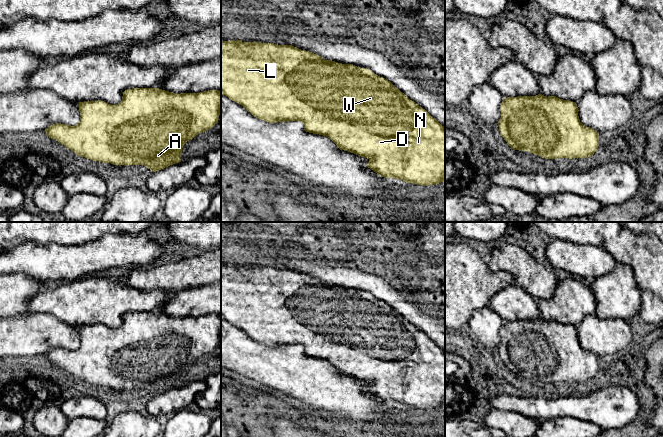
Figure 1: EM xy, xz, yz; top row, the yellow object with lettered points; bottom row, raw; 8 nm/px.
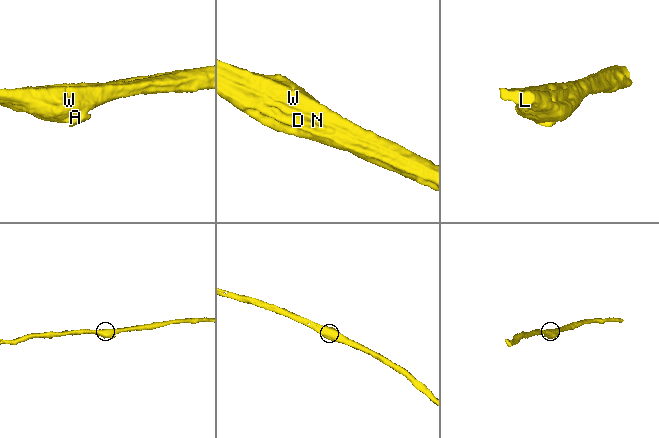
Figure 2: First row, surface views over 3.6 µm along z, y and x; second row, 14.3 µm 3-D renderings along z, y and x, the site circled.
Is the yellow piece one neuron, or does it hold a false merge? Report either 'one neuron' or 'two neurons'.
one neuron

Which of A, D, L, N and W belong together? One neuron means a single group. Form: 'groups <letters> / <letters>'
groups A D L N W

